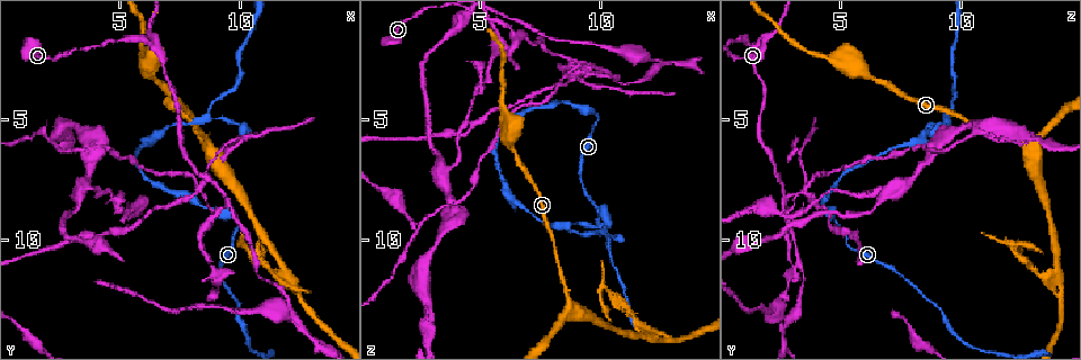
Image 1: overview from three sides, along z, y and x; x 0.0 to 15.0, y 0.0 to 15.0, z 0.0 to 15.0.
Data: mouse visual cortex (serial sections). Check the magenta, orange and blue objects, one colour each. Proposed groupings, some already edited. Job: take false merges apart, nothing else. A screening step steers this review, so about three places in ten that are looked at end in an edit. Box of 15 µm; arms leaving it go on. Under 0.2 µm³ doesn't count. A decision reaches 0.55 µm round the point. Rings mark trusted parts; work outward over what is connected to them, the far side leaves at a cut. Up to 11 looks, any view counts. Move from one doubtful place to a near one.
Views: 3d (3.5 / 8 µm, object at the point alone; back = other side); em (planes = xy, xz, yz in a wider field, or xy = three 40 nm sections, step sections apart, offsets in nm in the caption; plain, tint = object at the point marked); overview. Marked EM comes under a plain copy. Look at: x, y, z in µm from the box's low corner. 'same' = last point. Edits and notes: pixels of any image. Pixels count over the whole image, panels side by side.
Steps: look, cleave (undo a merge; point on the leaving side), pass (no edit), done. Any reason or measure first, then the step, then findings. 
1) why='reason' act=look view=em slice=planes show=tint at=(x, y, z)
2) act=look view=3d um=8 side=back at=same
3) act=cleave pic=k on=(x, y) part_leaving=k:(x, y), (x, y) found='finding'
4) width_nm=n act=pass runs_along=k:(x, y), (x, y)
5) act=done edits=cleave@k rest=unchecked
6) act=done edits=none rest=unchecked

act=look view=3d um=8 at=(9.0, 4.2, 9.8)

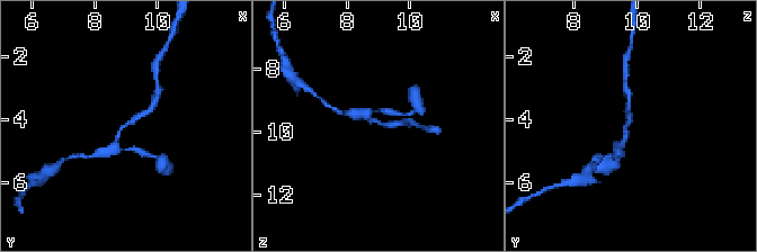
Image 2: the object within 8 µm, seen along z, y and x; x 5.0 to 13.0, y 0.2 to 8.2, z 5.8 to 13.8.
act=look view=3d um=3.5 at=(8.9, 4.3, 9.7)

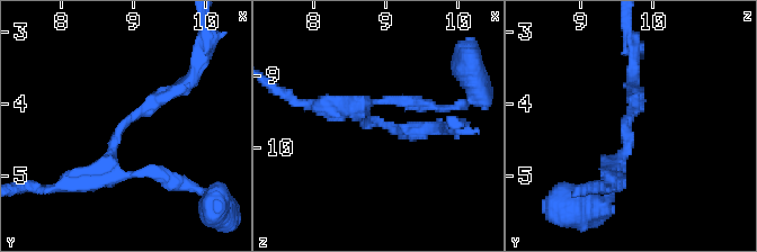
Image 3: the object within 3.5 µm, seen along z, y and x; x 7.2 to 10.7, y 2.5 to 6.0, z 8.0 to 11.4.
arm_widths_nm=200,300 act=pass runs_along=3:(91, 177), (108, 167), (116, 135), (188, 80) found='continuous, no second cell'

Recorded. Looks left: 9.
why='branch point' act=look view=3d um=8 at=(8.7, 6.1, 12.8)

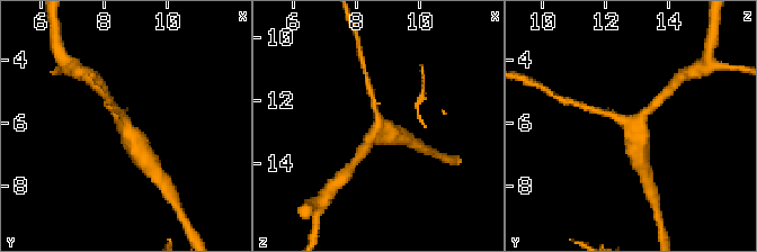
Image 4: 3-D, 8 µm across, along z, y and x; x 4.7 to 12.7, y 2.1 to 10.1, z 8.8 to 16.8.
why='zoom in' act=look view=3d um=3.5 side=back at=(8.6, 6.2, 12.9)

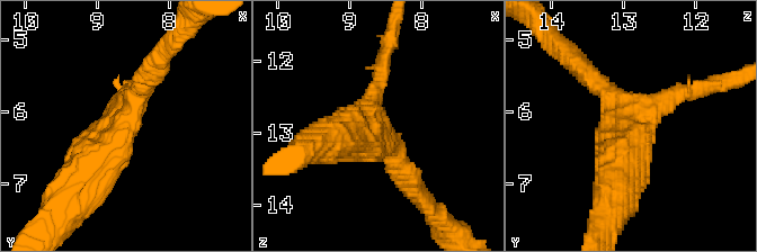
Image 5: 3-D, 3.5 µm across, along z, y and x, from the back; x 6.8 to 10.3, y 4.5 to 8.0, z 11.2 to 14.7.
arms=3 arm_widths_nm=200,300,600 why='shape alone is not enough' act=look view=em slice=xy step=5 show=tint at=(8.75, 6.15, 12.85)

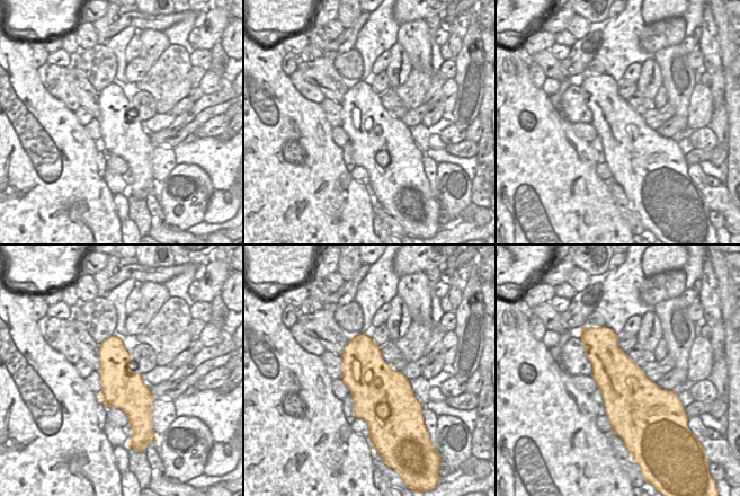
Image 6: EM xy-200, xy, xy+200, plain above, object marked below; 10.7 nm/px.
act=pass runs_along=5:(694, 89), (633, 123), (619, 186) found='one cell here'

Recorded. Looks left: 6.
why='branch point' act=look view=em slice=xy step=1 show=tint at=(11.9, 11.2, 14.0)

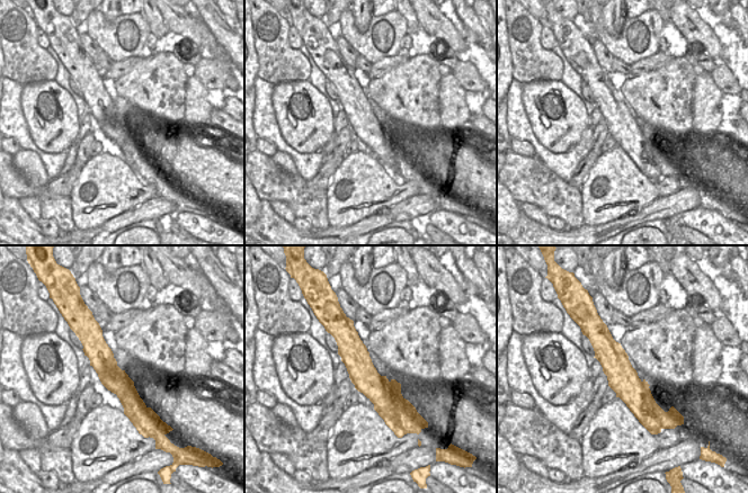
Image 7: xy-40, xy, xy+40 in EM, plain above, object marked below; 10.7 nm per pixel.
act=look view=3d um=3.5 at=same

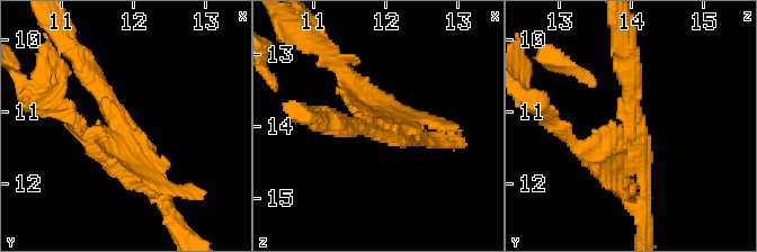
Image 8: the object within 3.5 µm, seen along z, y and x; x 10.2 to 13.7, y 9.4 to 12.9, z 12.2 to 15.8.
act=cleave pic=8 on=(595, 135) part_leaving=8:(626, 136), (588, 158), (545, 119) found='a second cell is stuck on'

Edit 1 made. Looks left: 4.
why='see it whole again' act=look view=overview

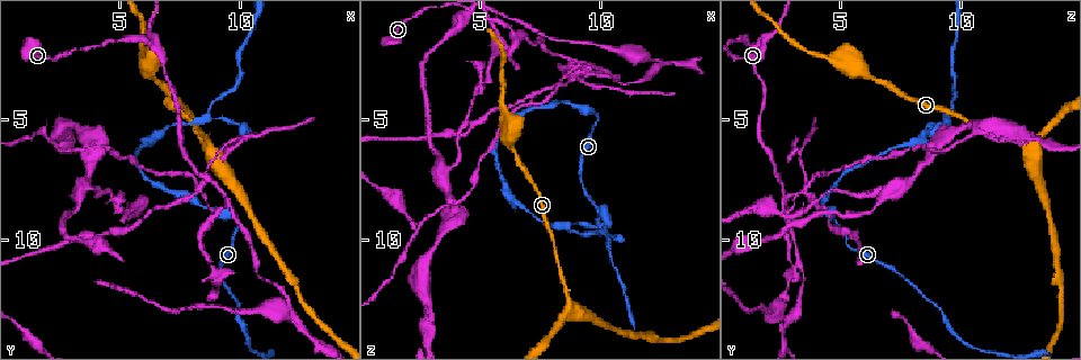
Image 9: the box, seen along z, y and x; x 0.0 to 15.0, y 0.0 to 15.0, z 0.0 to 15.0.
why='a narrow waist' act=look view=3d um=3.5 at=(6.4, 2.0, 1.4)

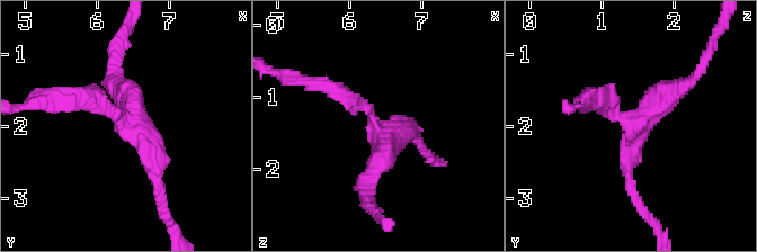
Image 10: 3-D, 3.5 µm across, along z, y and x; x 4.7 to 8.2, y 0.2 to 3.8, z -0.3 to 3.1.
arms=3 arm_widths_nm=200,250,300 act=look view=em slice=xy step=3 show=tint at=(6.35, 1.95, 1.45)

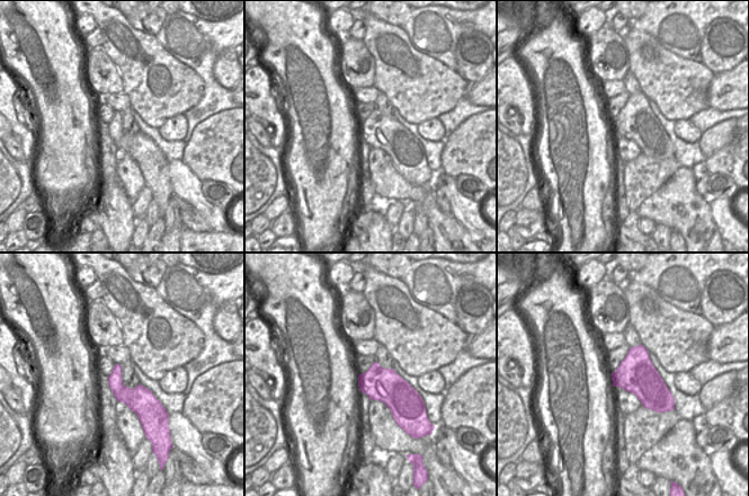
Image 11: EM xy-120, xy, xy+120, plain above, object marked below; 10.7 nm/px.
why='cut it another way' act=look view=em slice=xy step=1 show=tint at=same

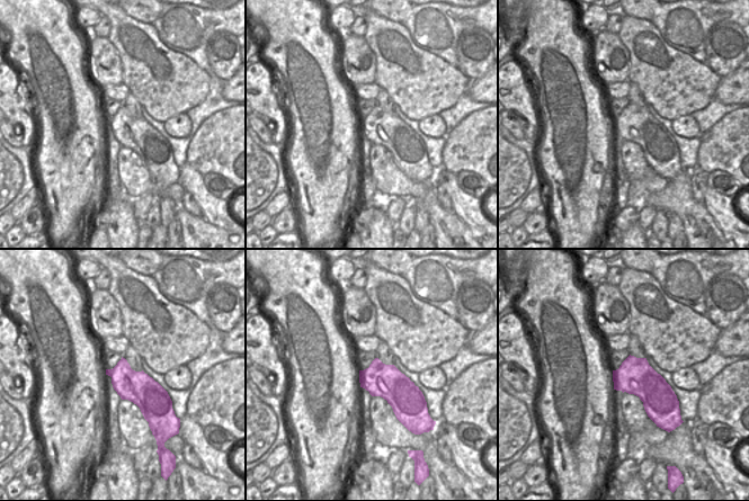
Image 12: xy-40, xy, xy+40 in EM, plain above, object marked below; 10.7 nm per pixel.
act=pass runs_along=10:(74, 97), (147, 142), (158, 183) found='all the same cell'

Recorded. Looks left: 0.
act=done edits=cleave@8 rest=unchecked

